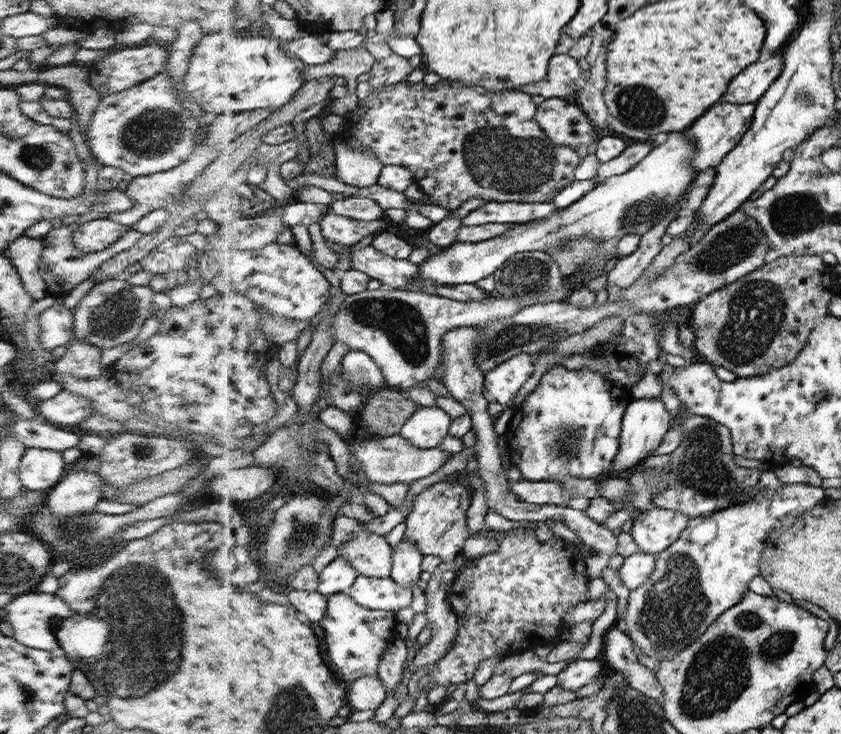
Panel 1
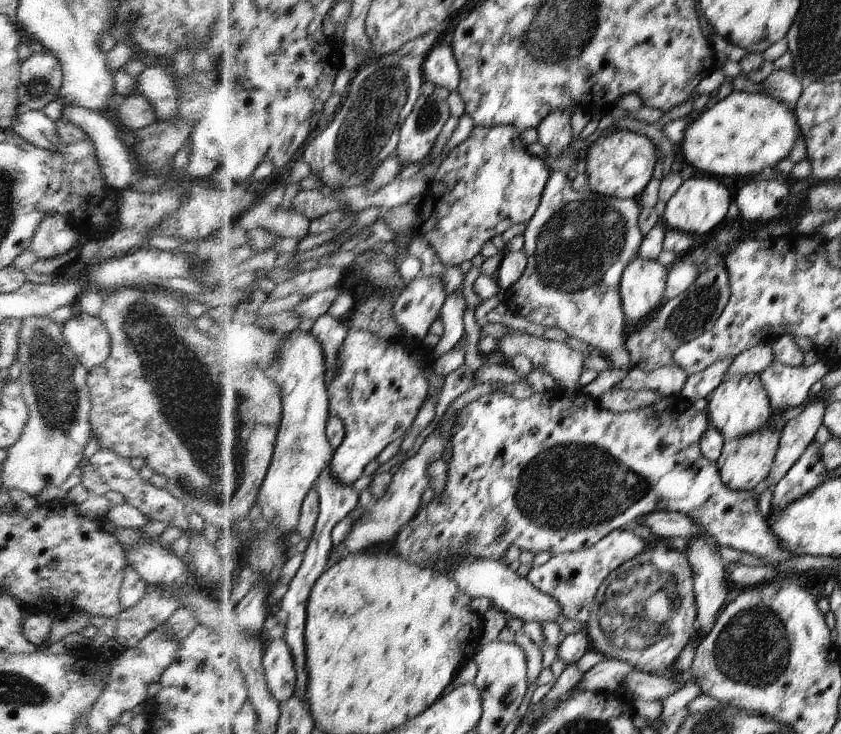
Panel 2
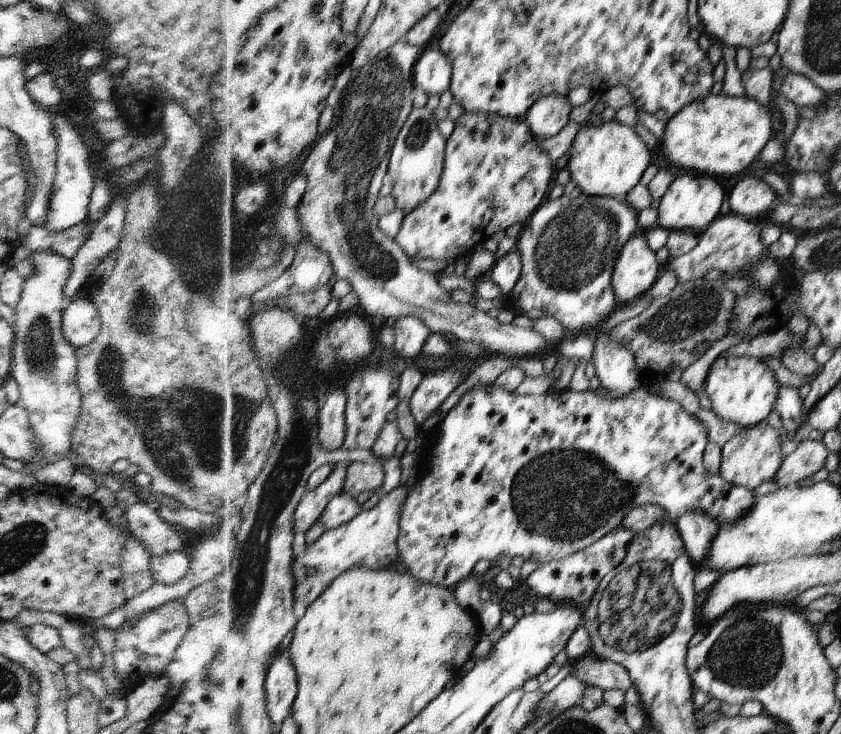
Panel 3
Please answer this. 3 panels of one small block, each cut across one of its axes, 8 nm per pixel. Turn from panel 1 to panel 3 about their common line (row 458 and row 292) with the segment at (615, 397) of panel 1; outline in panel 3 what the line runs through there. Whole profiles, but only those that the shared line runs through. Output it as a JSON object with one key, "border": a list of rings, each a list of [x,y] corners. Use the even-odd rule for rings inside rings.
{"border":[[[581,194],[577,198],[569,198],[562,195],[556,200],[549,200],[542,204],[542,208],[537,208],[537,214],[530,219],[527,226],[523,227],[518,234],[516,248],[521,252],[521,276],[517,280],[517,286],[512,290],[512,298],[516,302],[516,313],[526,315],[530,319],[551,314],[555,316],[565,328],[567,333],[578,333],[580,330],[586,331],[598,324],[604,324],[613,310],[617,307],[617,297],[613,289],[613,270],[616,266],[617,258],[621,254],[622,247],[629,242],[632,235],[636,234],[636,212],[634,207],[630,208],[627,202],[622,202],[620,197],[597,197],[596,195]]]}

